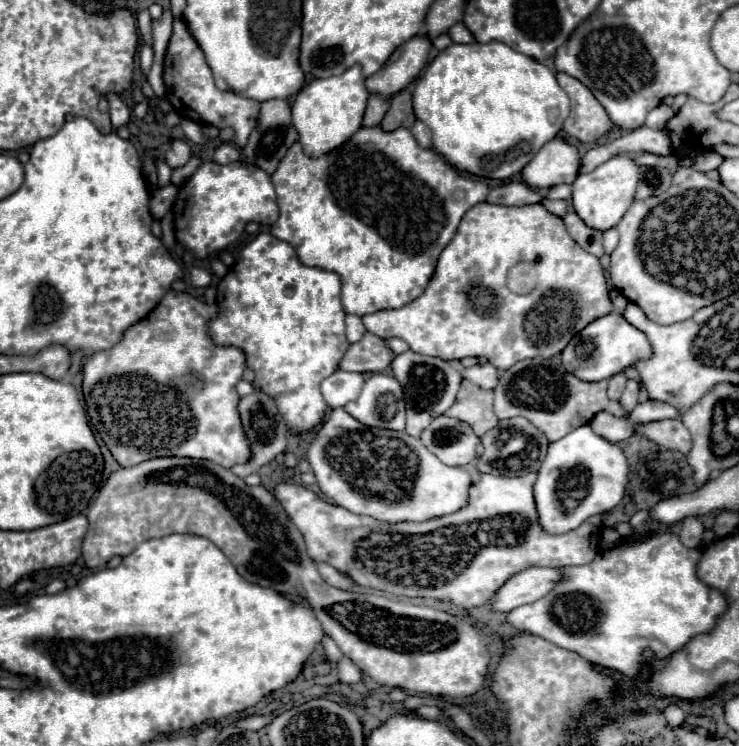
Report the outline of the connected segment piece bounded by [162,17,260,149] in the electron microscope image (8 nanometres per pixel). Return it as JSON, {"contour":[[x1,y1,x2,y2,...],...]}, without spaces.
{"contour":[[174,19,174,35,168,43,166,57,164,57,164,85,166,85,166,99,174,107,174,111,180,117,194,119,204,123,210,123,214,127,232,127,236,137,234,143,242,149,244,143,248,143,248,135,256,127,256,119,260,113,260,103,254,99,240,97,232,91,218,91,214,85,212,71,204,59,202,49,198,47,196,39,190,35,186,23,182,19]]}

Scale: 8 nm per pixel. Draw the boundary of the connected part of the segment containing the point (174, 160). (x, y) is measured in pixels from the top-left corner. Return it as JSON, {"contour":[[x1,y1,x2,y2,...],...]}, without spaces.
{"contour":[[172,141,172,145,170,145,164,161,166,161,172,169,178,169,178,167,182,167,182,165,188,163,190,155,192,155,192,153,190,153,190,145,188,145,186,141]]}

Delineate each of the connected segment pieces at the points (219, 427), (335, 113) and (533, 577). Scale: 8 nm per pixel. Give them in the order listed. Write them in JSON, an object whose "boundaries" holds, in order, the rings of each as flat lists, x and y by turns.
{"boundaries":[[[168,291,160,305,148,317,164,317,168,325,158,329,156,319,142,319,128,327,114,347,90,355,82,367,82,393,92,427,100,433,112,457,122,467,132,467,154,457,192,457,208,459,222,467,246,463,250,457,248,441,238,415,236,383,246,369,246,355,238,347,214,345,208,333,208,323,220,313,218,305,196,301,188,293,176,295]],[[360,65,346,69,342,75,328,79,314,79,312,83,308,83,292,103,292,125,298,131,304,155,320,157,326,155,328,151,334,151,344,141,348,141,362,127,362,115,368,97,370,93,364,87]],[[550,567,524,569,512,575,512,579,508,579,504,587,496,591,496,595,490,601,490,609,496,613,510,613,520,605,534,603,536,599,544,597,558,579,560,579,558,569]]]}

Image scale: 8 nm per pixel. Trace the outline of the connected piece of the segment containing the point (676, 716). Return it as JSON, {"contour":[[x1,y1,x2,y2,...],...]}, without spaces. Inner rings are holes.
{"contour":[[670,705,666,711,664,711,664,715,666,715,666,721,668,721,668,727,680,727,682,723,684,723,684,711,680,709,680,705]]}

